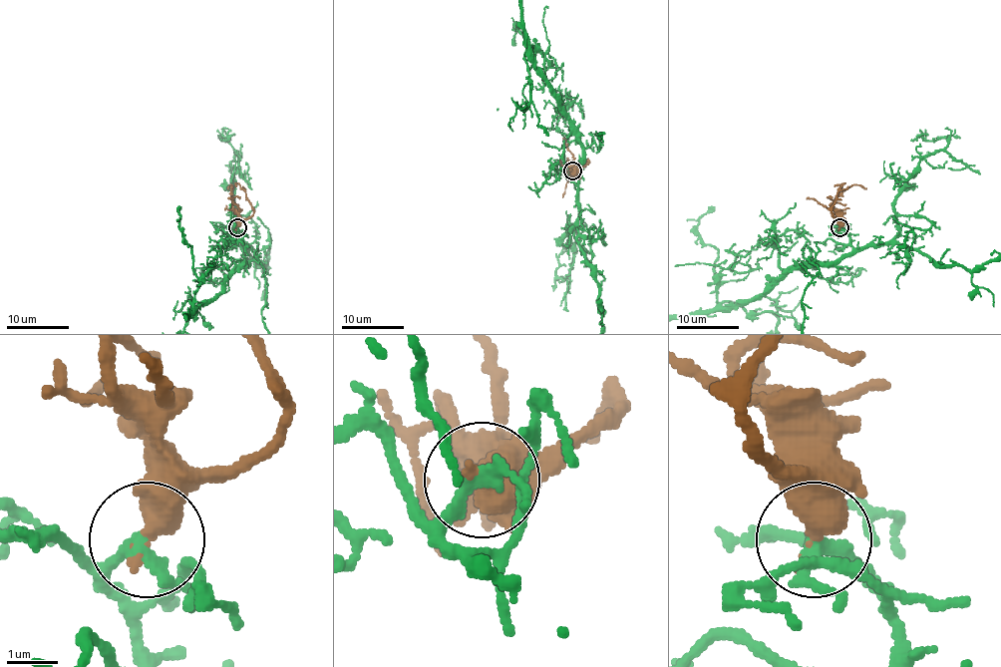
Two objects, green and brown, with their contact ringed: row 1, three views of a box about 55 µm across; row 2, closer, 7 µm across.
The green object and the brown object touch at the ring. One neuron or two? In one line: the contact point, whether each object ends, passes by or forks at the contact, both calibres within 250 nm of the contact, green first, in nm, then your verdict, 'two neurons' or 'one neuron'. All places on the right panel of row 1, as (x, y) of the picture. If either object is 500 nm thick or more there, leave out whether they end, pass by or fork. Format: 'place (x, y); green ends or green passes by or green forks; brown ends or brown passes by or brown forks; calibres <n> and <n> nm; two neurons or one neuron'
place (839, 227); calibres 240 and 600 nm; one neuron

